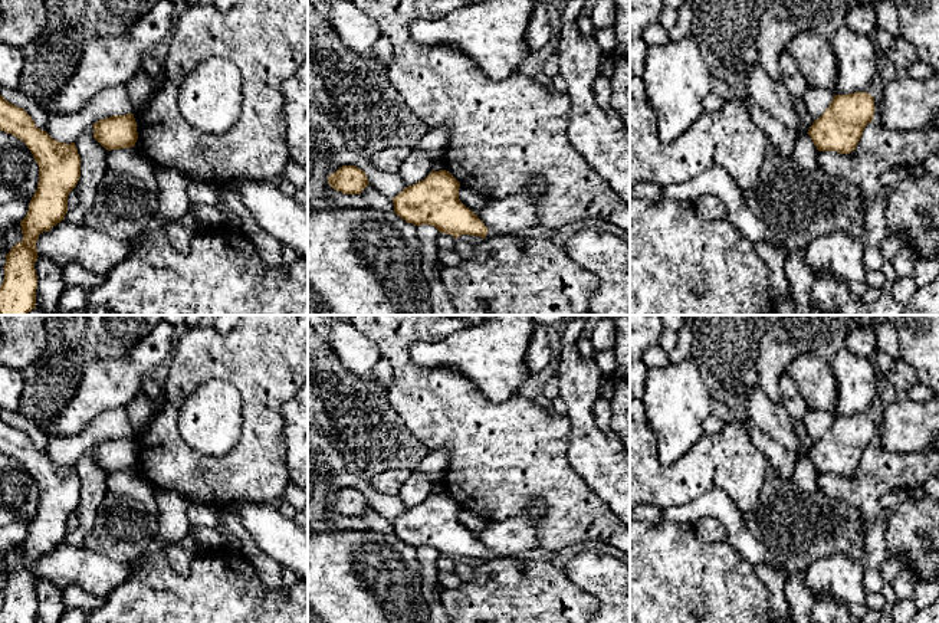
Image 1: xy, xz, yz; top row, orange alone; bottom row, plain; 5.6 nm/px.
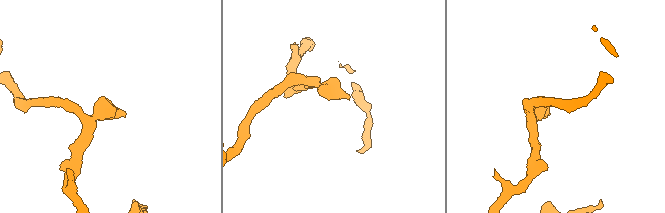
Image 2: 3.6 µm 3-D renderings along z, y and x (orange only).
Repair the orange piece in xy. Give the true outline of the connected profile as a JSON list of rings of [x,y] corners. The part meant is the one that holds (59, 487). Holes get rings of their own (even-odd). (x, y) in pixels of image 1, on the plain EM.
[[[0,417],[0,453],[22,462],[39,488],[39,505],[26,540],[20,544],[23,563],[6,577],[0,623],[36,623],[39,557],[65,542],[68,518],[81,499],[81,479],[75,465],[53,462],[36,449],[32,439]]]

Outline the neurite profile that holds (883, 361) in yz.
[[[877,350],[877,353],[874,354],[873,358],[876,361],[877,374],[886,377],[890,365],[893,363],[892,357],[887,353]]]

